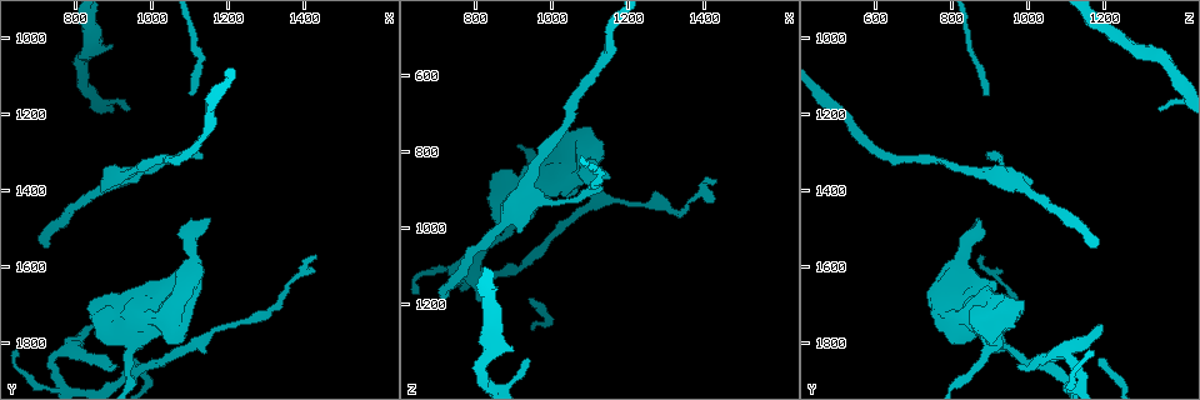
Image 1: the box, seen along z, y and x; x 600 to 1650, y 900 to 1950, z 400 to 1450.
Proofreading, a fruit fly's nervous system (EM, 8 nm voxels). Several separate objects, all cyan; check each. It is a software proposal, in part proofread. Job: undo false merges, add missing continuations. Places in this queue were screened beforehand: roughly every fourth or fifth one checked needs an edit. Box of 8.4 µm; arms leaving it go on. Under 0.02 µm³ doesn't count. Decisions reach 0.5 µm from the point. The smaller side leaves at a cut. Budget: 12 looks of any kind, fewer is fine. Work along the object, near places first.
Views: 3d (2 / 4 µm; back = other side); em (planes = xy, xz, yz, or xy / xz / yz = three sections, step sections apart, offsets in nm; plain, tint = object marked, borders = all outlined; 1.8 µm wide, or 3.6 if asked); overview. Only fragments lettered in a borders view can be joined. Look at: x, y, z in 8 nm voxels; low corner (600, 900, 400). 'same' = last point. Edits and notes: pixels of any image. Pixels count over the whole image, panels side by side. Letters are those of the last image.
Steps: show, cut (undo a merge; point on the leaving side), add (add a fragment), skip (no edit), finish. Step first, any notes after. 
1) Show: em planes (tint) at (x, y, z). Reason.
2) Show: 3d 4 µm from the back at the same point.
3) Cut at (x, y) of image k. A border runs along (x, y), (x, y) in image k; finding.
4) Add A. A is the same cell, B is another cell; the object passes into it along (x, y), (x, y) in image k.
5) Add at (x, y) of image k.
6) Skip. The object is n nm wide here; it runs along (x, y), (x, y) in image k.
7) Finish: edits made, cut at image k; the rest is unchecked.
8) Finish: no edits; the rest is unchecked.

Show: em yz step 16 (tint) at (895, 1875, 975). Tapers out.

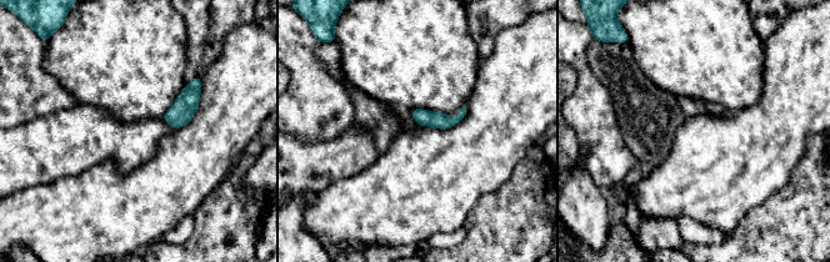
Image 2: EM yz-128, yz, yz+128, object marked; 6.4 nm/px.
Show: em planes (borders) at the same point.

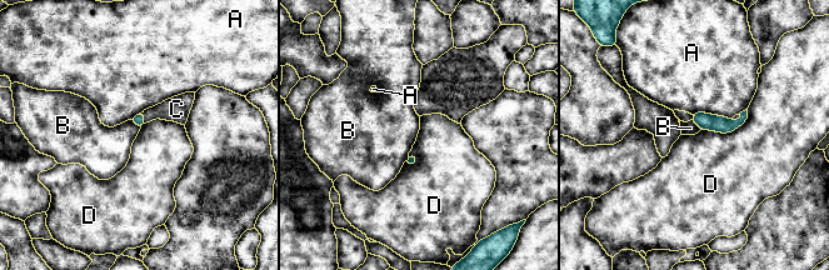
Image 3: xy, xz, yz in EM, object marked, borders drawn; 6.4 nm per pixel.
Add C. C is the same cell, A, B and D are other cells; the object passes into it along (138, 119), (143, 118), (176, 109) in image 3; the neuron continues.

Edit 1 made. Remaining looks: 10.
Show: overview. See it whole again.

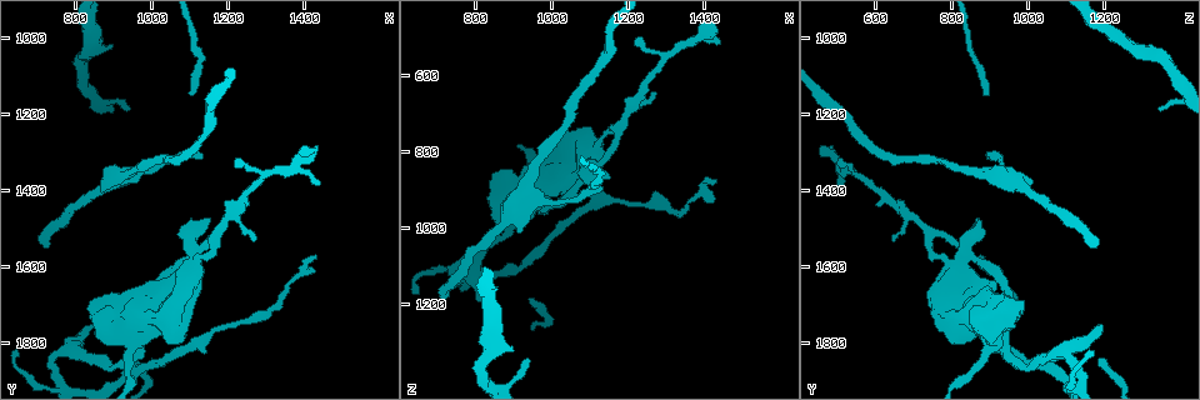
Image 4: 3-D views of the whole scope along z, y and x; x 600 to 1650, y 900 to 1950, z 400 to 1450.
Show: 3d 4 µm at (840, 1755, 1190). Branch stops here.

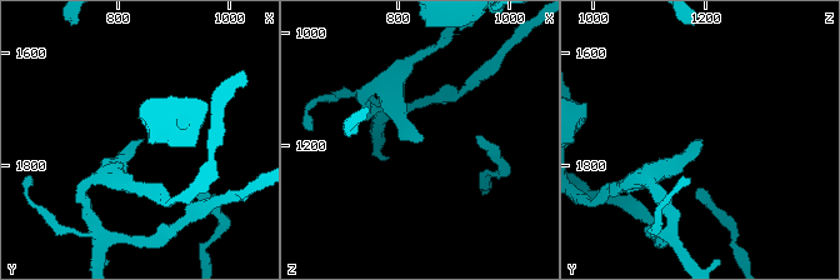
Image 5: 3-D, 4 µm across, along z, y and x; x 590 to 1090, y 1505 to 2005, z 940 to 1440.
Show: em planes (borders) at (840, 1755, 1190).

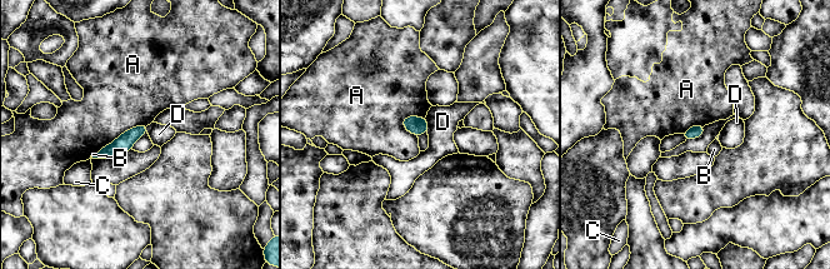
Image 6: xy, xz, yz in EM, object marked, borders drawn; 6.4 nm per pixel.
Skip. A, B, C and D are other cells; a border runs along (146, 124), (130, 128), (95, 154) in image 6; none of them fits.

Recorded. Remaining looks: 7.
Show: 3d 4 µm at (720, 1555, 1180). Long arm stops here.

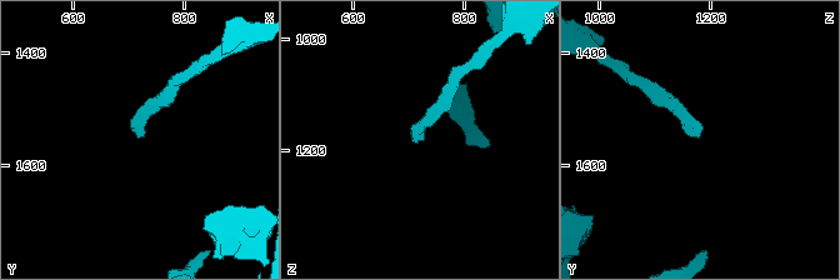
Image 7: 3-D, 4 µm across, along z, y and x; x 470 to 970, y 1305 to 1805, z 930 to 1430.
Show: em yz step 8 (borders) at (720, 1555, 1175). Now the EM.

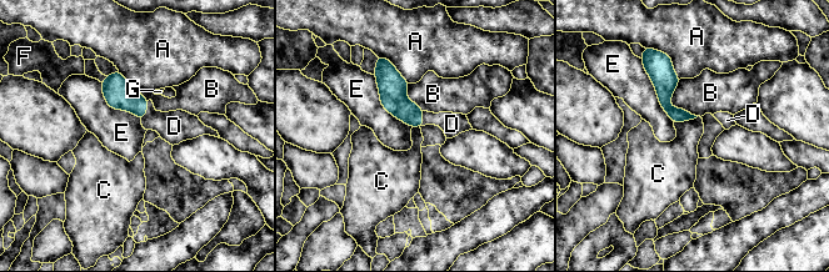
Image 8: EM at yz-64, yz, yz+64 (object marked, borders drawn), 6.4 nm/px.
Add D. D is the same cell, A, B, C, E, F and G are other cells; the object passes into it along (119, 94), (145, 110), (174, 126) in image 8; it goes on there.

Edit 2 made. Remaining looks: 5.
Show: overview.

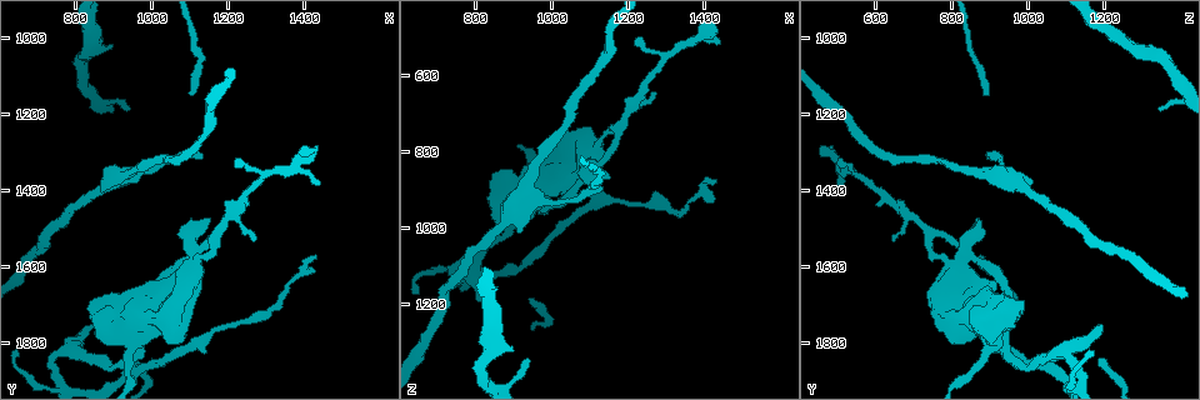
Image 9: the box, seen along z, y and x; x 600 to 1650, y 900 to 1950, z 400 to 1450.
Show: 3d 2 µm at (1430, 1570, 880). Long arm stops here.

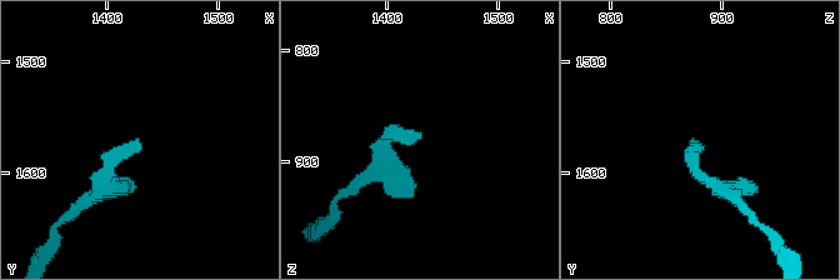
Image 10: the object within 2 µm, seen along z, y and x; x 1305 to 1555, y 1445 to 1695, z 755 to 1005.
Show: em xz step 4 (tint) at (1432, 1578, 878).

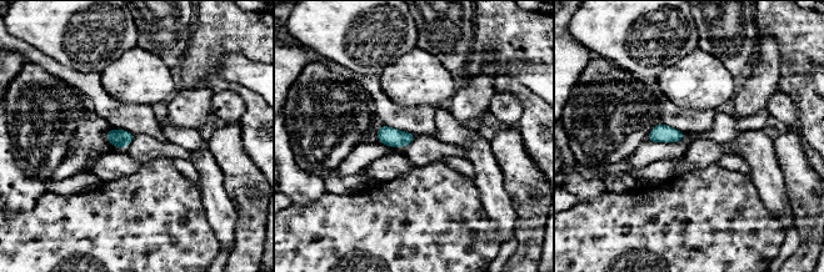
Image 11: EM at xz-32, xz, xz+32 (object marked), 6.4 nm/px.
Show: em planes (borders) at the same point. Cut it another way.

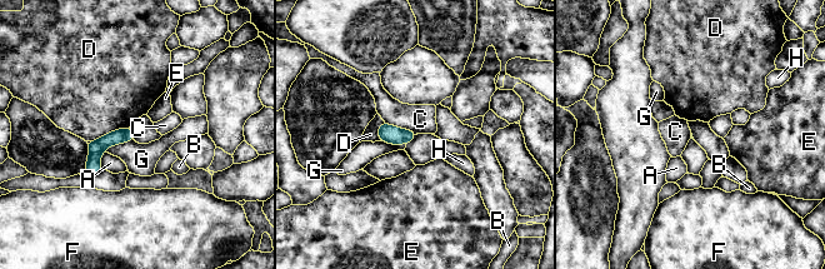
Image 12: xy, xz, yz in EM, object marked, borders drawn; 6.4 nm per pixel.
Skip. A, B, C, D, E, F, G and H are other cells; it runs along (128, 131), (94, 154), (90, 172) in image 12; none of them fits.

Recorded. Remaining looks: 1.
Finish: edits made, add at image 3, add at image 8; the rest is unchecked.

